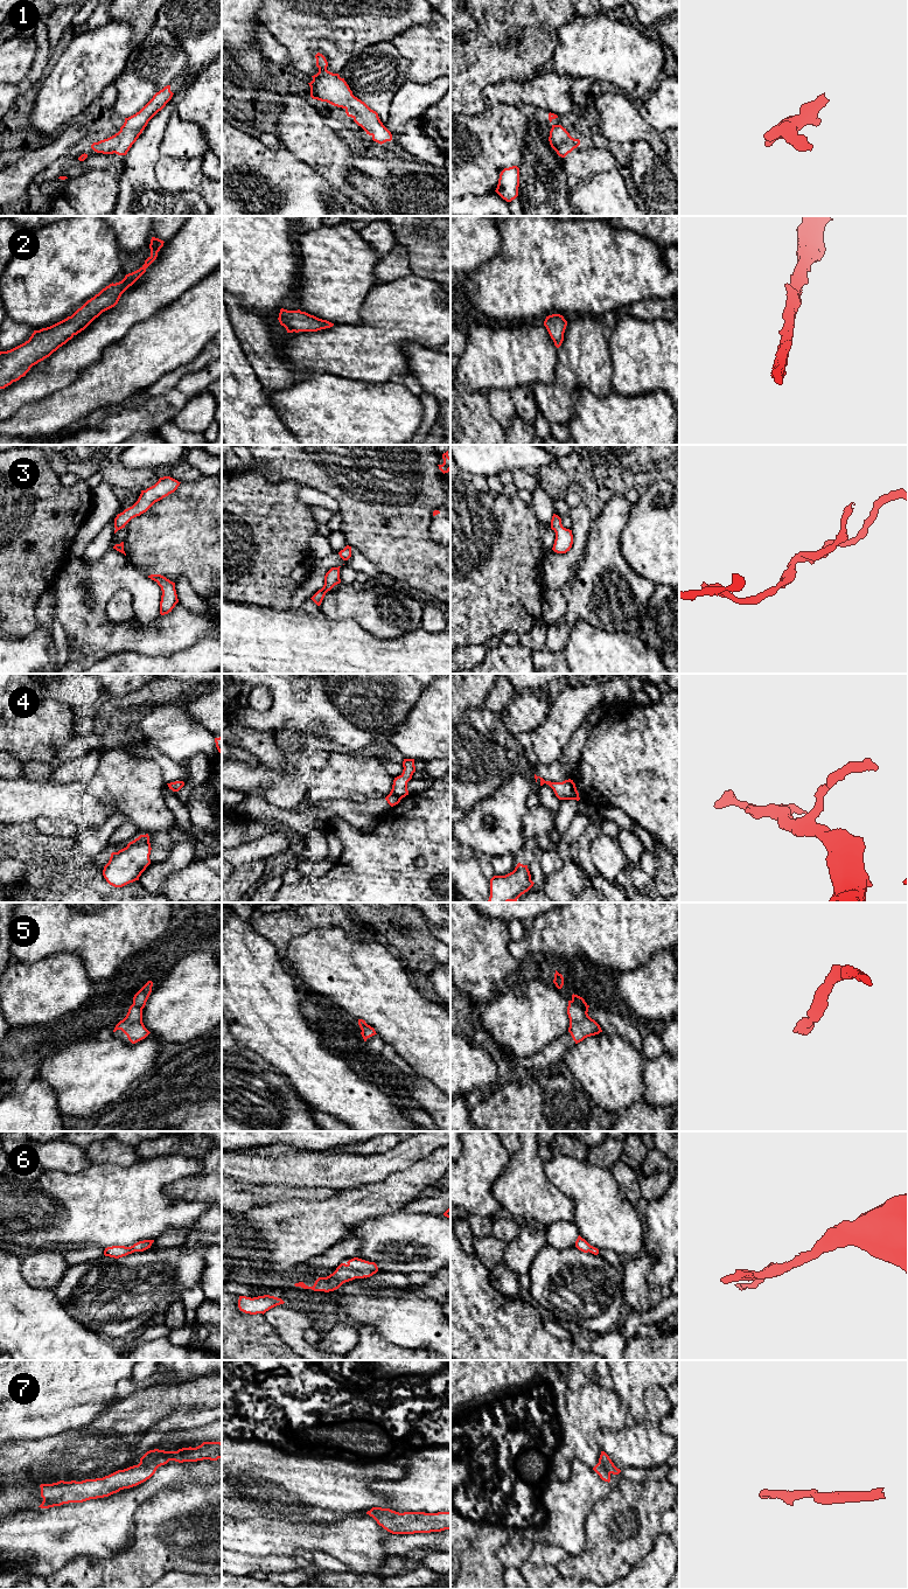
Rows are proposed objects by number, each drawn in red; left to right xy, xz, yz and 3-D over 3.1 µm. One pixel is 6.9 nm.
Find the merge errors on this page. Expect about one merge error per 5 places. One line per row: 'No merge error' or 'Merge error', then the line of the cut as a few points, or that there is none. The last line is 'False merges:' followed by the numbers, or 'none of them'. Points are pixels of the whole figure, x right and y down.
1: No merge error. No split
2: No merge error. No split
3: No merge error. No split
4: No merge error. No split
5: Merge error. Split along yz (572, 999), (586, 1012)
6: No merge error. No split
7: No merge error. No split
False merges: 5

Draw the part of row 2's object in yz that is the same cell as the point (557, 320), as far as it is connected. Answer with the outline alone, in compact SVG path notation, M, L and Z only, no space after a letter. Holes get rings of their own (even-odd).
M552 314L546 316L544 326L553 340L554 346L559 348L564 341L564 333L567 326L567 321L560 314Z

